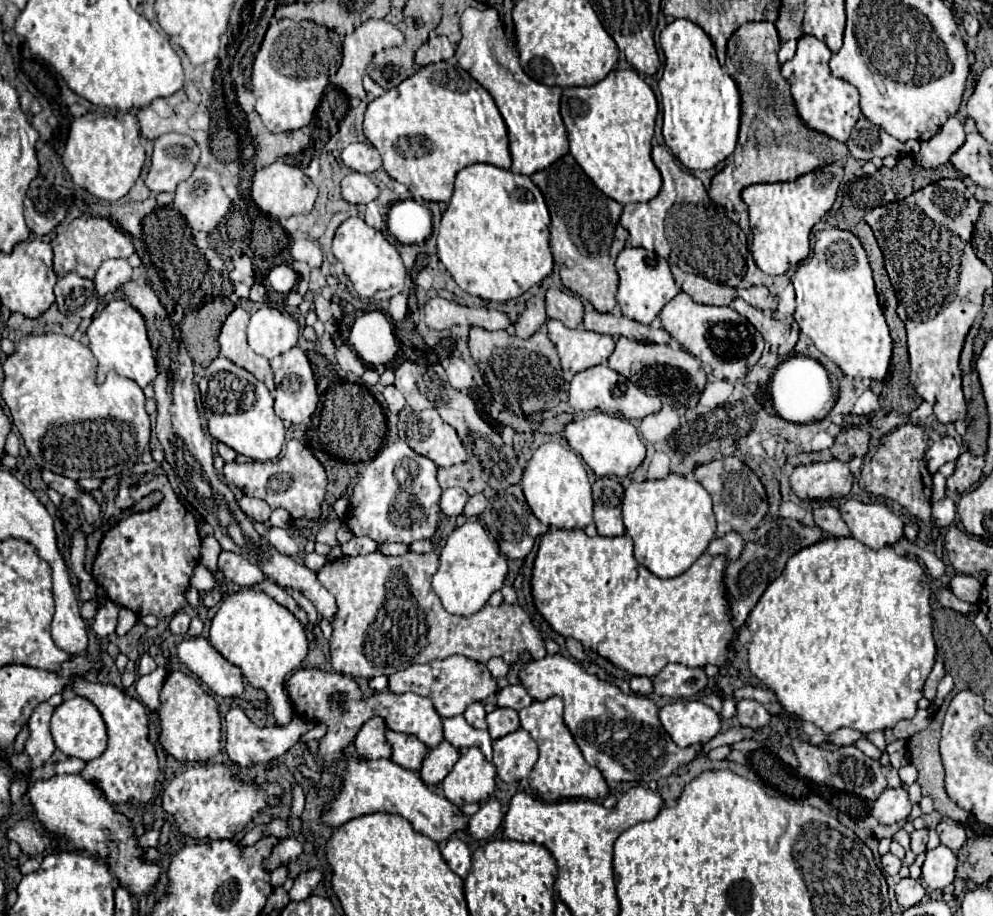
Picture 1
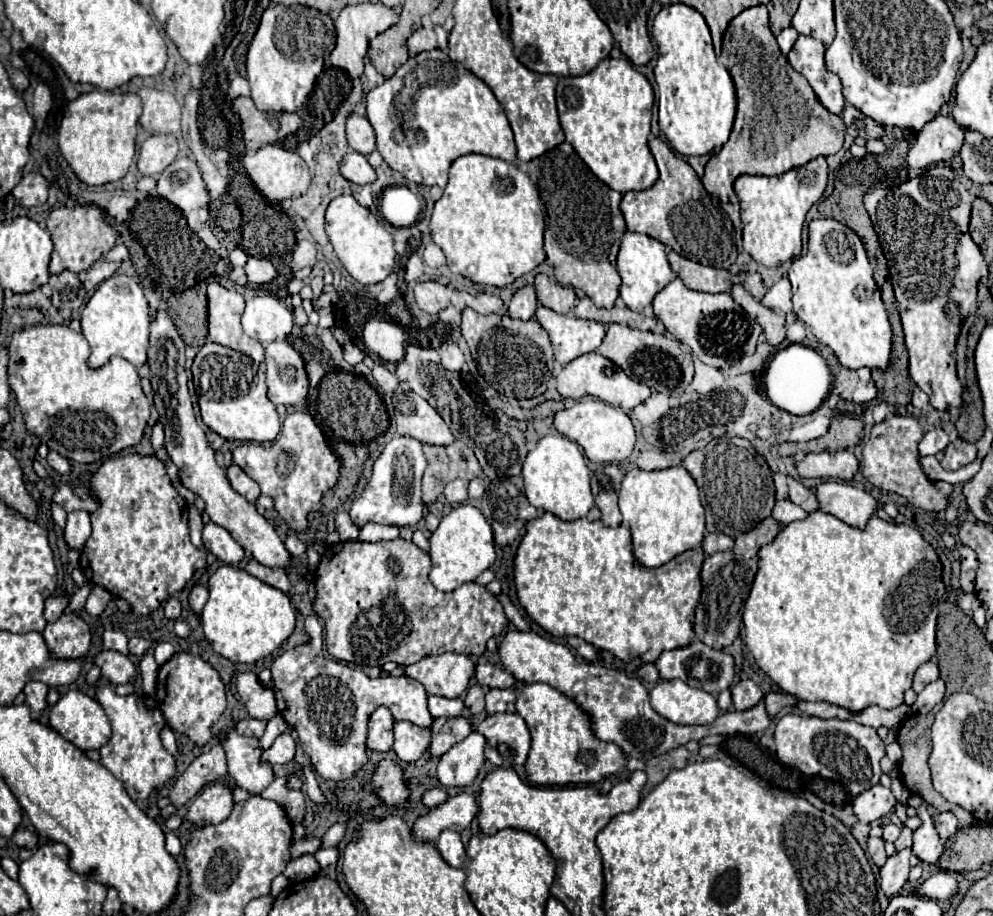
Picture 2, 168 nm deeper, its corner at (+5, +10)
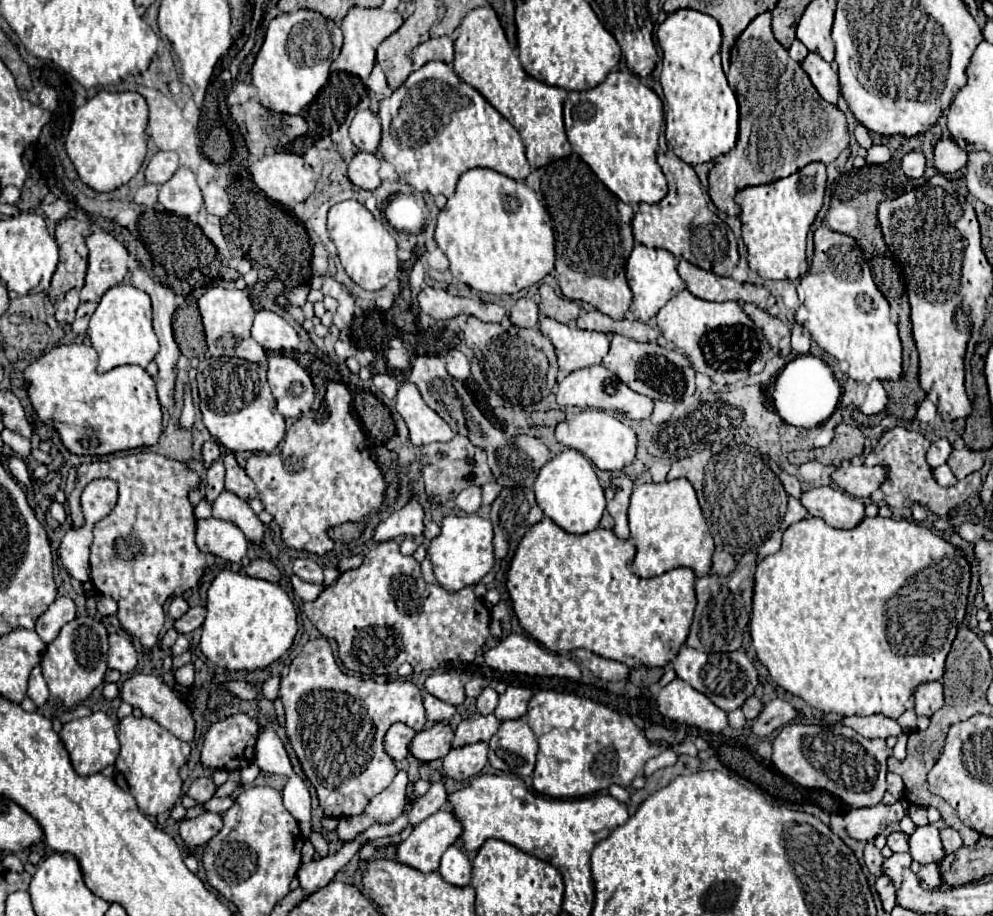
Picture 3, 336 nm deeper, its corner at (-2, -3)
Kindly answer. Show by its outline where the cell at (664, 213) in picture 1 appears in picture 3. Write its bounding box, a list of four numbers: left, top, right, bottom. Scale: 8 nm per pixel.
[633,154,739,276]

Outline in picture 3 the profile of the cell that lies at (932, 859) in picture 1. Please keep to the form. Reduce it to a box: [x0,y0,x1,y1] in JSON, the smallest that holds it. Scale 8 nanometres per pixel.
[909,824,945,864]

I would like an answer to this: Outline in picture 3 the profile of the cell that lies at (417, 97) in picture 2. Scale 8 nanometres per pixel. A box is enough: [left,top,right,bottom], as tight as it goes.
[379,62,531,198]

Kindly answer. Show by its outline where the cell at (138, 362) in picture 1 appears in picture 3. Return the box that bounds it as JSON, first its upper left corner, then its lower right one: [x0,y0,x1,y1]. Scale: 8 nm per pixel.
[87,284,159,372]

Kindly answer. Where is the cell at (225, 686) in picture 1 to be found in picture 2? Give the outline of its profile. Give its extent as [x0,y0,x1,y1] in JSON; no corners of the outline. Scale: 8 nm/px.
[236,671,276,721]

